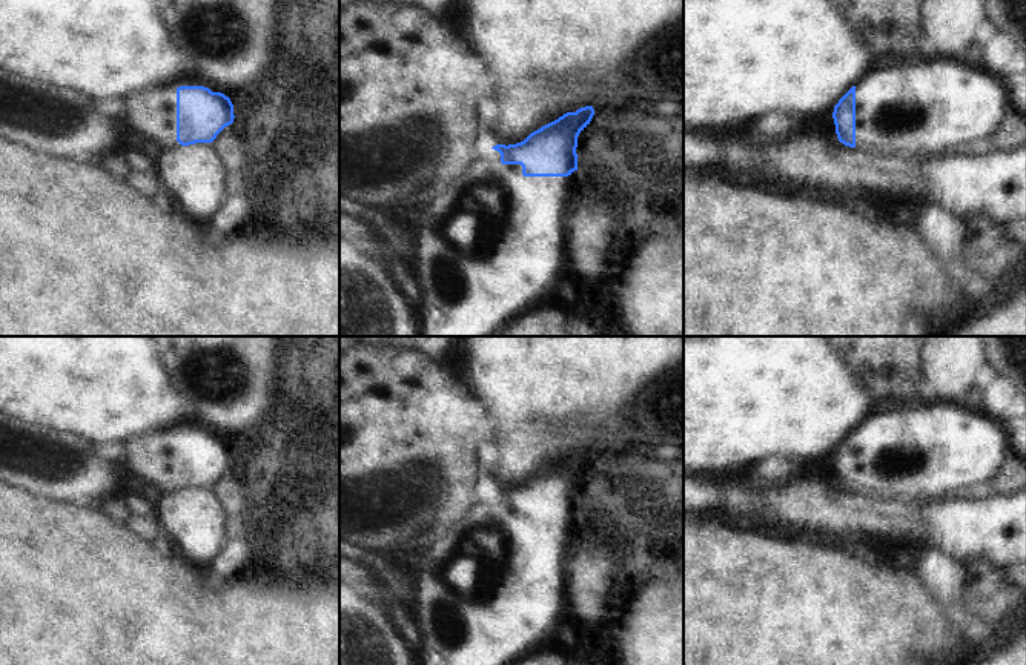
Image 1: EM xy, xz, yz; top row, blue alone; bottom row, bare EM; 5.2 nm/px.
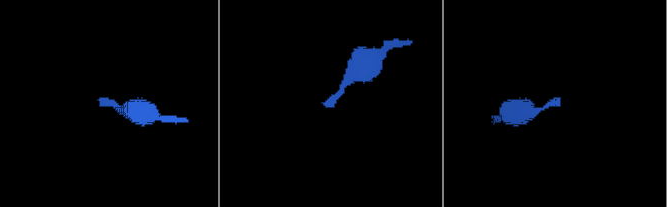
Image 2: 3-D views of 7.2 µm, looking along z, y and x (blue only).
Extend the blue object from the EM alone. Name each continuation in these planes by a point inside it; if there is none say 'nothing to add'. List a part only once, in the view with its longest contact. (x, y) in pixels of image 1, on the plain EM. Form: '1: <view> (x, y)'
1: xz (490, 590)

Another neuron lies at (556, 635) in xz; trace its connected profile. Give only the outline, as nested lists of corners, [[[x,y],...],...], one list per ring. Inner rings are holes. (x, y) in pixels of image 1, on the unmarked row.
[[[564,611],[564,616],[556,624],[556,627],[547,634],[542,645],[556,645],[556,643],[559,643],[564,637],[565,628],[567,628],[567,619],[565,619],[565,611]]]

